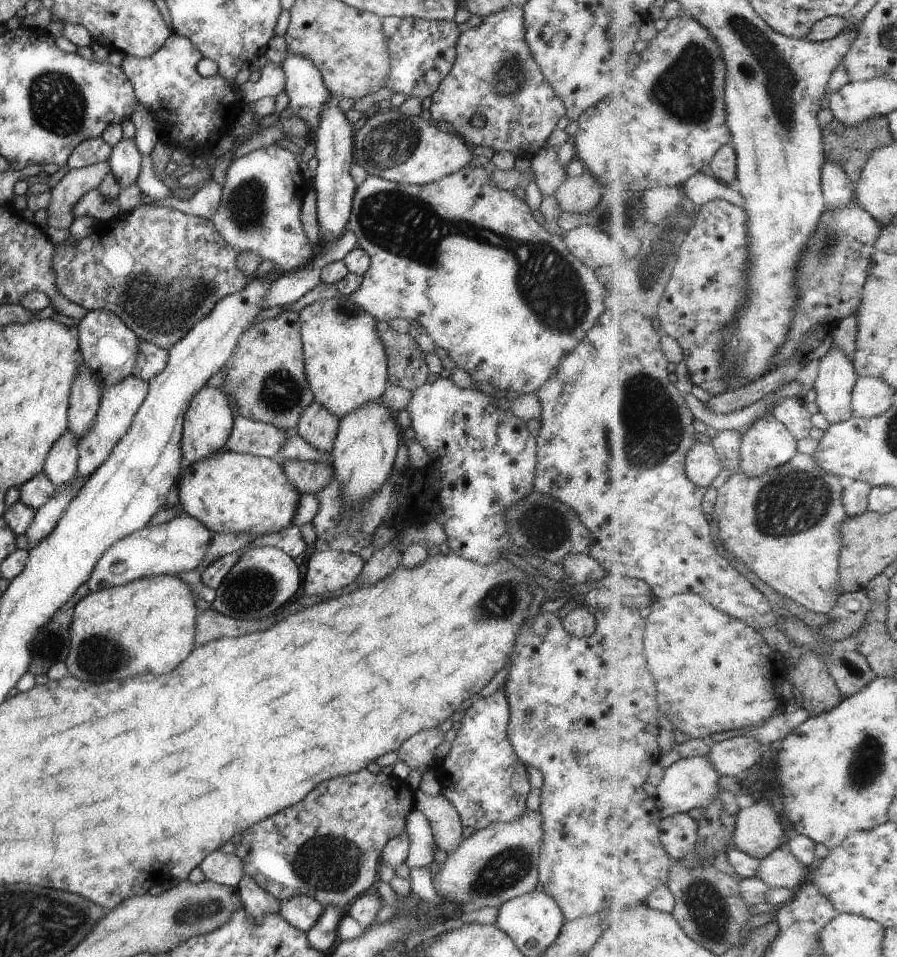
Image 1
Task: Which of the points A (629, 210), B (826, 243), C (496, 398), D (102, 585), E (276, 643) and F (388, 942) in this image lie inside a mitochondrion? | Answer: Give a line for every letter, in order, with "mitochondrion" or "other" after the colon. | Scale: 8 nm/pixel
A: mitochondrion
B: mitochondrion
C: other
D: other
E: other
F: other

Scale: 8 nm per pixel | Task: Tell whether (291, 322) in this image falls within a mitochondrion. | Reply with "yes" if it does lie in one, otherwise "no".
no

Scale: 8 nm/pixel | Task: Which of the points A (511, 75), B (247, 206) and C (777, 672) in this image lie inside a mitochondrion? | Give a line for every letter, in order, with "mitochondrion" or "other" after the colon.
A: mitochondrion
B: mitochondrion
C: other

